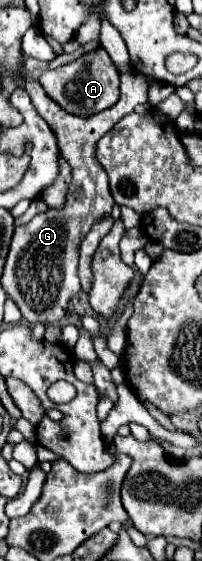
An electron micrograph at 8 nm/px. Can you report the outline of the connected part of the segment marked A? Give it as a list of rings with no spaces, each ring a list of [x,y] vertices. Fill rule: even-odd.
[[[102,46],[90,50],[88,54],[80,56],[70,64],[64,64],[56,70],[46,70],[40,76],[40,84],[54,102],[58,102],[66,112],[76,116],[92,116],[96,112],[102,112],[114,106],[120,94],[120,74]]]

